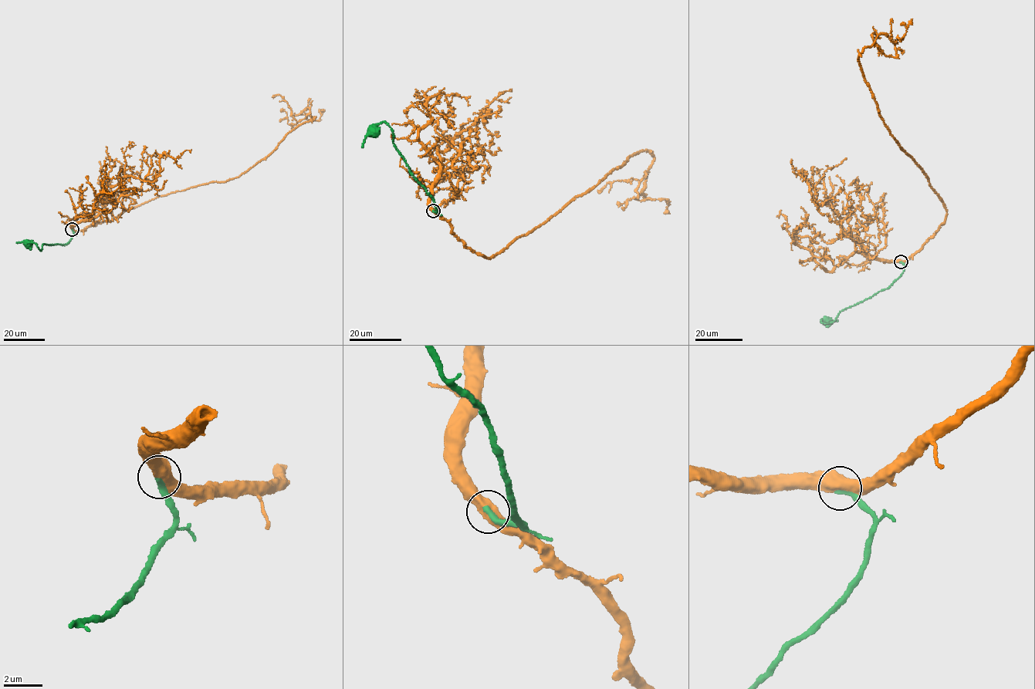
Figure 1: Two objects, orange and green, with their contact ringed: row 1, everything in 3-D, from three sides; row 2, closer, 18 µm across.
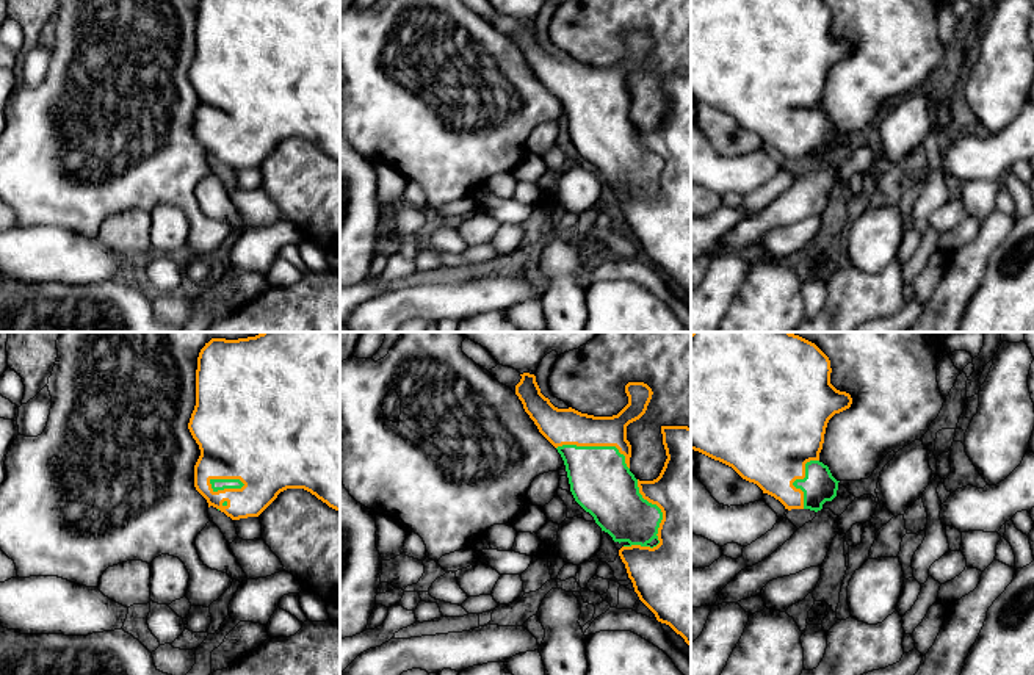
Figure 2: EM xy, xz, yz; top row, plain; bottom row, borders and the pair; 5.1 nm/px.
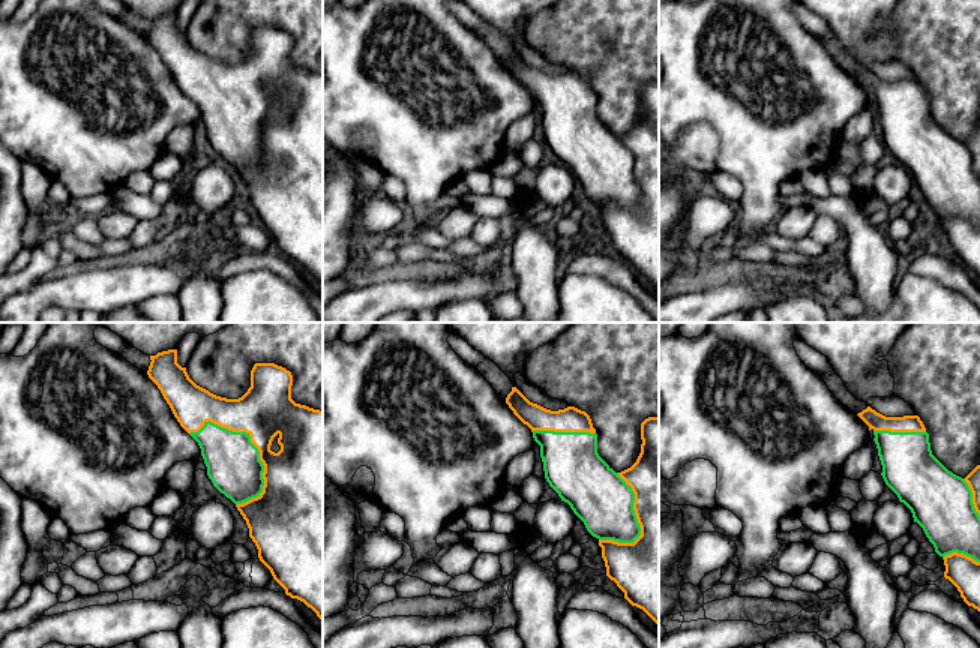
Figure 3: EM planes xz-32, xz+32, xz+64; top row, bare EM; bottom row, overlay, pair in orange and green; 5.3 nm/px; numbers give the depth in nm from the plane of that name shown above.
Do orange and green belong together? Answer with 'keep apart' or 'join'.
join

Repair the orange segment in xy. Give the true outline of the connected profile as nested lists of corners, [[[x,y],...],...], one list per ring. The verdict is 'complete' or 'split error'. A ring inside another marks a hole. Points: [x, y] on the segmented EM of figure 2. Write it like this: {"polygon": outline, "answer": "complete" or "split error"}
{"polygon": [[[262,332],[238,340],[212,338],[197,357],[196,406],[188,429],[201,449],[194,465],[194,487],[207,500],[208,507],[216,507],[232,520],[258,517],[280,492],[304,489],[340,511],[340,332]]], "answer": "split error"}

